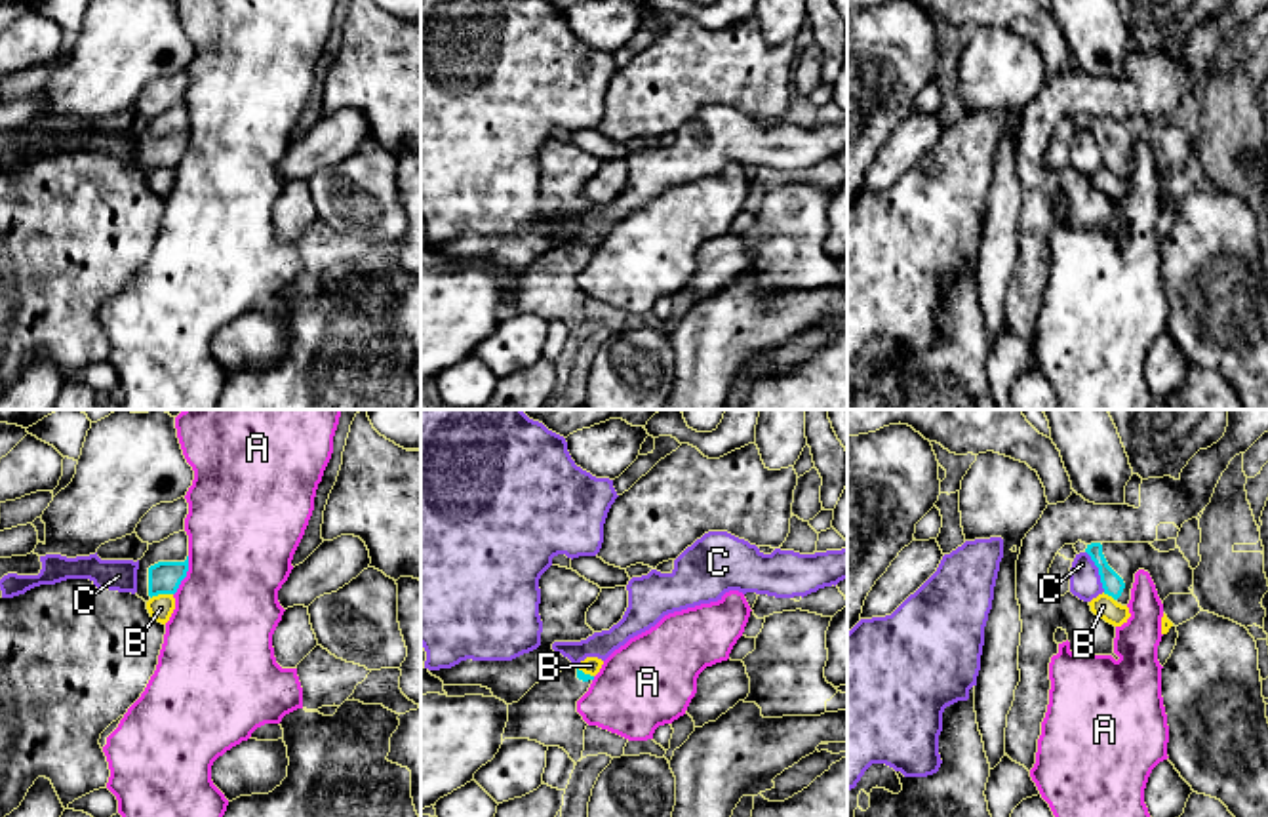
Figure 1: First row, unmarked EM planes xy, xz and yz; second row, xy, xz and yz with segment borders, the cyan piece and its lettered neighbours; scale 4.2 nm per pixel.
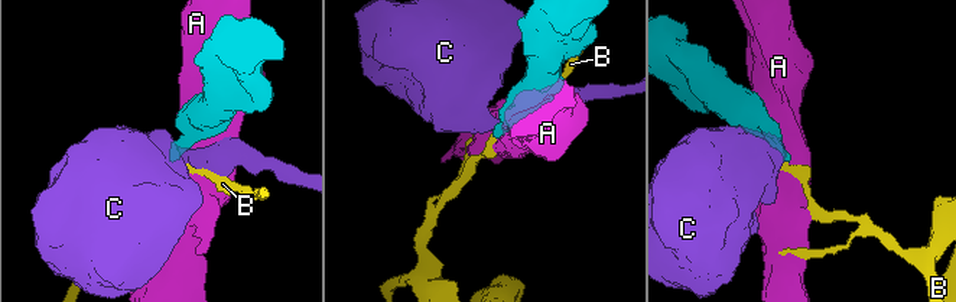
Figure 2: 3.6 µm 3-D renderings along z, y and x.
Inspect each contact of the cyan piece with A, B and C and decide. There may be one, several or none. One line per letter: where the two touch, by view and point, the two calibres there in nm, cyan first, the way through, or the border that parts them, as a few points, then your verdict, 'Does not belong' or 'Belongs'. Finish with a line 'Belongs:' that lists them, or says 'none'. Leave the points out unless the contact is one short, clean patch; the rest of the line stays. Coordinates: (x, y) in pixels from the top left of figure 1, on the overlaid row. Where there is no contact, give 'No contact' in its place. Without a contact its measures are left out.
A: Touches cyan at xy (185, 576). Thickness 140 nm (cyan) against 440 nm. Does not belong
B: Touches cyan at xy (160, 593). Thickness 140 nm (cyan) against 110 nm. Boundary: xy (172, 593), (160, 593), (151, 598). Does not belong
C: Touches cyan at yz (1099, 572). Thickness 90 nm (cyan) against 130 nm. Boundary: yz (1086, 551), (1097, 568), (1105, 591). Does not belong
Belongs: none

